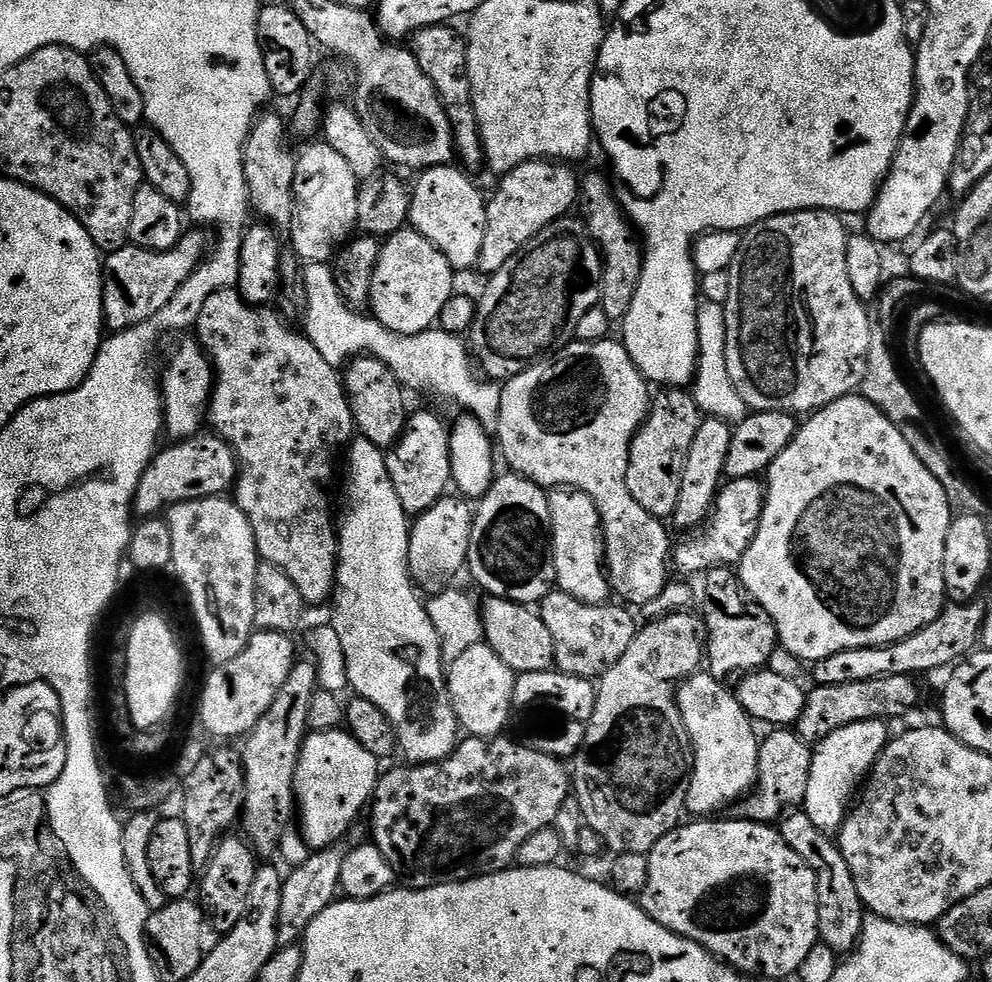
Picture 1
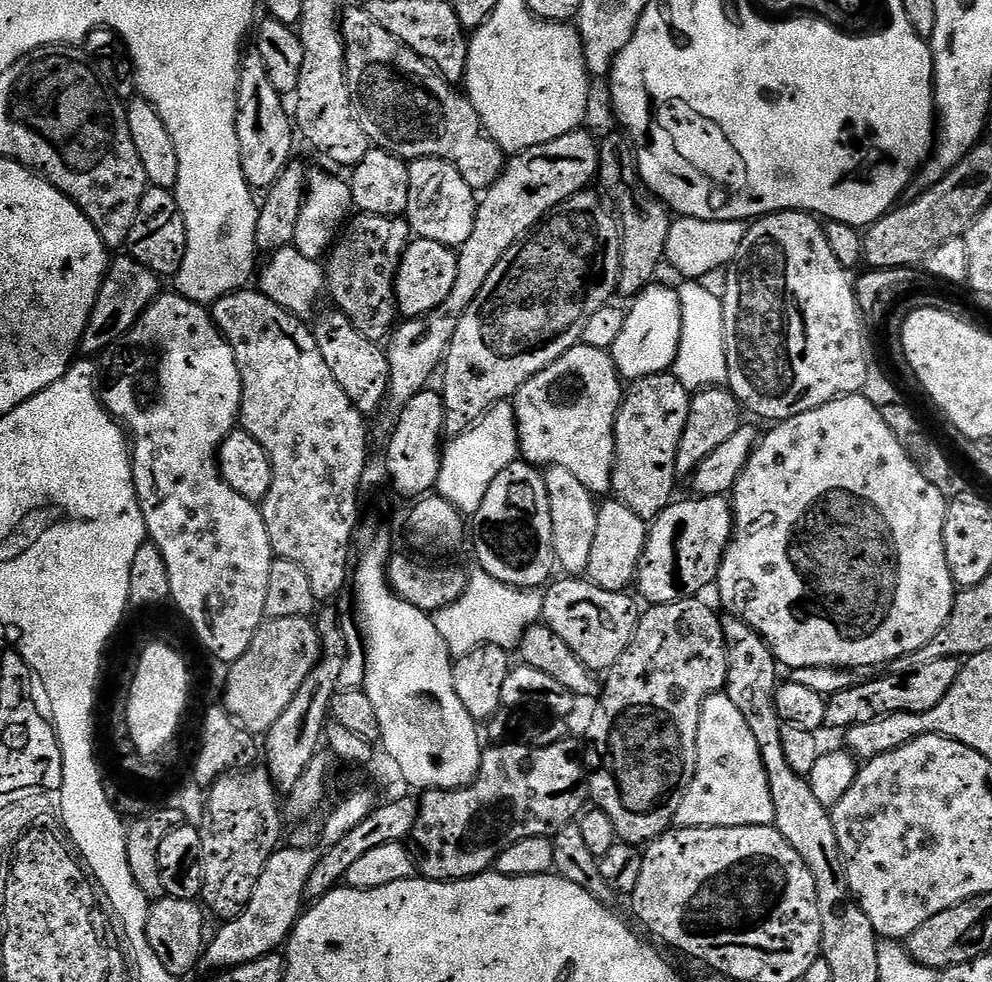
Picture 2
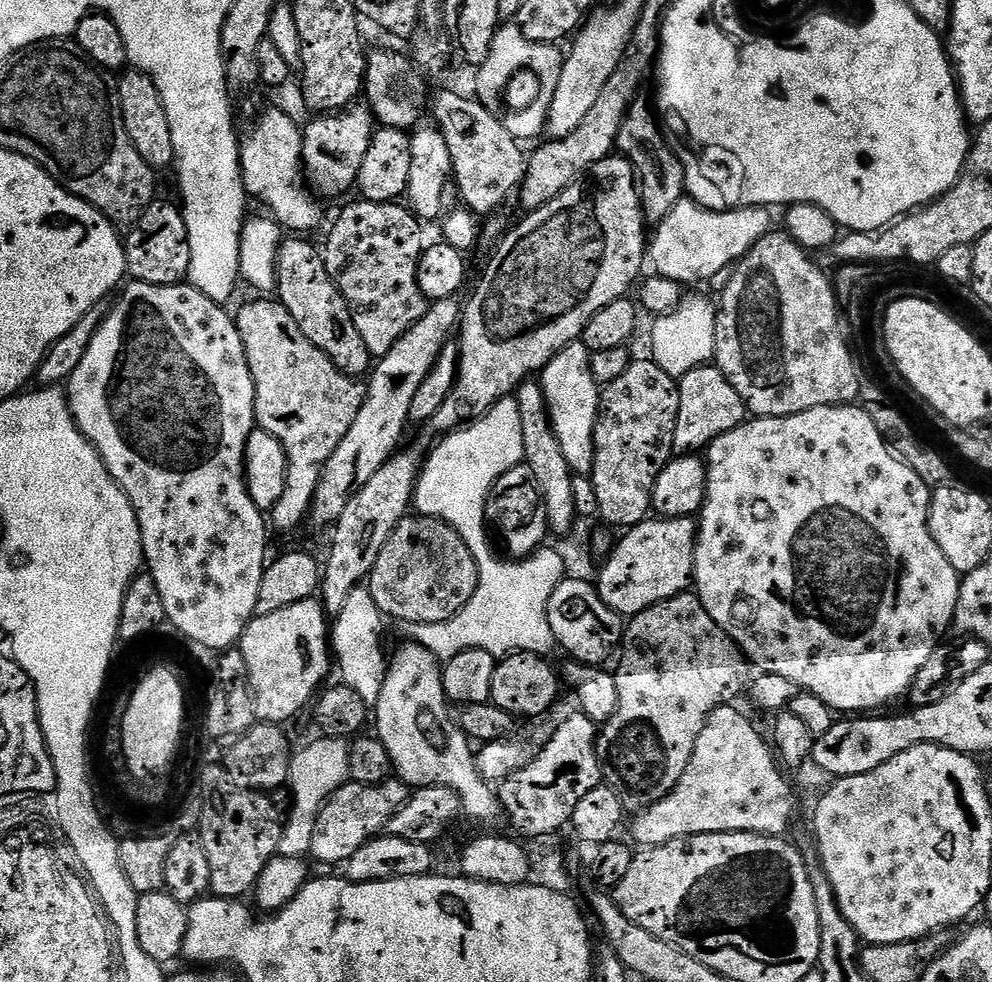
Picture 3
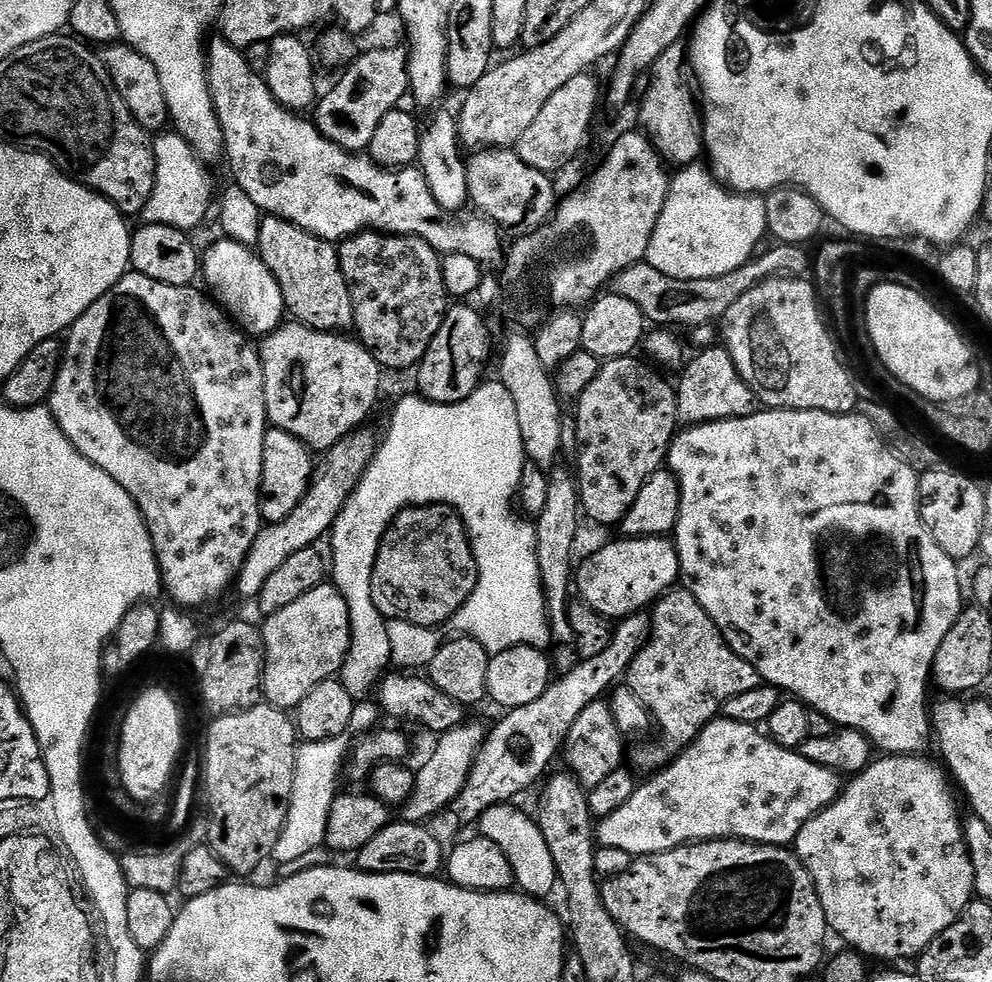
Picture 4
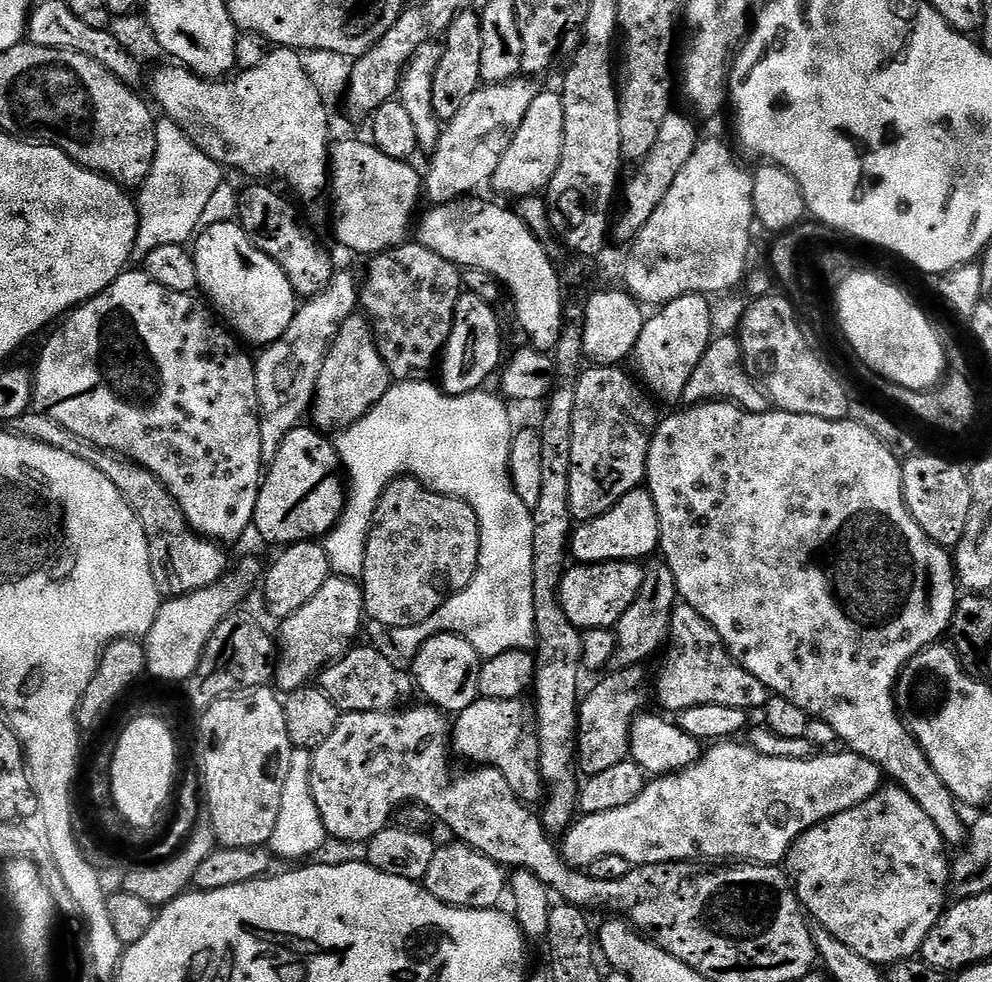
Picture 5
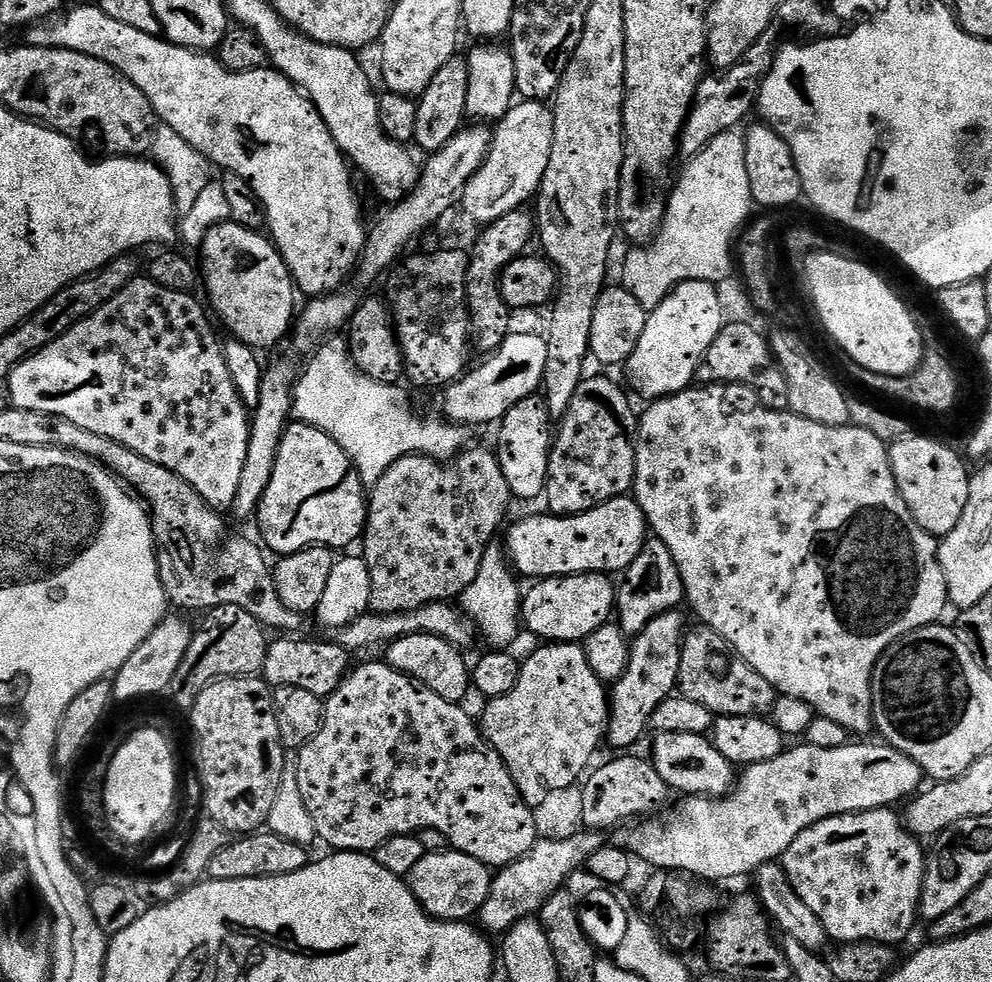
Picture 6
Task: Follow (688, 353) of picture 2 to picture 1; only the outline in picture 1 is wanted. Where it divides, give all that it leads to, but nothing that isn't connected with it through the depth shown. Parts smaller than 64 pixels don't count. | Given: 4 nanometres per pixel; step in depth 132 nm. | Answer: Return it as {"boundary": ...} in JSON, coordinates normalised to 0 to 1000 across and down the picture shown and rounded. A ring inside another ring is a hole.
{"boundary":[[[711,304],[704,316],[704,369],[702,385],[696,392],[698,404],[711,425],[731,428],[736,433],[746,432],[756,423],[753,409],[744,401],[740,389],[736,389],[736,377],[732,377],[732,320],[729,309]]]}

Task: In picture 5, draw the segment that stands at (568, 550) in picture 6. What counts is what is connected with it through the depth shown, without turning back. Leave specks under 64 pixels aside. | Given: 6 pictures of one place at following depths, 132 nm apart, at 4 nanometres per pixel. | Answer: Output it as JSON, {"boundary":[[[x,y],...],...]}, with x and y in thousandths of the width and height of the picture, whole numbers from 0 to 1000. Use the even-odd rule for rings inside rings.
{"boundary":[[[646,495],[635,499],[635,503],[631,503],[623,512],[615,515],[611,523],[582,533],[575,551],[575,566],[578,571],[587,574],[610,574],[616,570],[649,572],[664,556],[663,515],[659,513],[659,507],[653,502],[652,496]]]}

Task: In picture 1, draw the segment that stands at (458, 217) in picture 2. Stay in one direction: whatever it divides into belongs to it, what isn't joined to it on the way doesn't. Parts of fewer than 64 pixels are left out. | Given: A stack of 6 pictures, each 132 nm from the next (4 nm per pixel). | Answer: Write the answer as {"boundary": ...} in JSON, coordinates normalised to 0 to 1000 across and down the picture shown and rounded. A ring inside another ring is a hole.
{"boundary":[[[460,169],[432,171],[422,176],[423,184],[420,185],[419,191],[417,187],[414,192],[414,231],[425,237],[455,267],[457,274],[460,275],[464,275],[464,273],[479,274],[483,270],[486,259],[486,242],[490,242],[490,218],[492,217],[490,200],[480,192],[480,187],[474,180],[467,179],[467,177],[472,178]]]}

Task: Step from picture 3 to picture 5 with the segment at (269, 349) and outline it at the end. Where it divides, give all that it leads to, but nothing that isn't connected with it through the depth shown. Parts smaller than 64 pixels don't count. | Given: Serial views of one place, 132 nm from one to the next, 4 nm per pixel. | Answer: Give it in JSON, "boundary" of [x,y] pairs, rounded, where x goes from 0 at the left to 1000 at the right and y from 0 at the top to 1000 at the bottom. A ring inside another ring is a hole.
{"boundary":[[[360,320],[349,324],[331,357],[329,369],[325,369],[319,406],[313,416],[314,431],[328,442],[342,442],[364,428],[393,398],[396,390],[389,369],[385,369],[385,360],[381,360],[375,329],[370,322]]]}

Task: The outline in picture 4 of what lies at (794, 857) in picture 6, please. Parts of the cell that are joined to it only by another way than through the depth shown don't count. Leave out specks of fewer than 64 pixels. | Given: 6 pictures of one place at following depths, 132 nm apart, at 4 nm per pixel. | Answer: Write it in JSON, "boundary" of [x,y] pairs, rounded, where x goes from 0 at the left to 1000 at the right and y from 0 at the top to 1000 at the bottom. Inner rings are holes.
{"boundary":[[[891,768],[886,772],[858,791],[840,819],[810,838],[802,850],[800,867],[821,898],[836,946],[844,949],[856,966],[880,979],[918,979],[980,920],[982,886],[972,860],[972,839],[960,812],[961,799],[953,783],[931,774],[935,772],[930,769]]]}

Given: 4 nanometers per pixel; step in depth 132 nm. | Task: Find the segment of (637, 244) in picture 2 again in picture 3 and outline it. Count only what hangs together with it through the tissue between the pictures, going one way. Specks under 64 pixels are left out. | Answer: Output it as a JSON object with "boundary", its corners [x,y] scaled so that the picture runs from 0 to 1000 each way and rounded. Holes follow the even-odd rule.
{"boundary":[[[642,100],[635,108],[635,112],[627,124],[627,132],[623,132],[621,151],[624,158],[630,159],[641,172],[642,180],[644,180],[645,205],[649,211],[649,222],[654,229],[660,230],[666,228],[671,222],[671,218],[675,218],[675,214],[679,214],[679,210],[683,210],[685,204],[691,203],[692,192],[690,170],[685,160],[675,150],[674,144],[667,133],[667,126],[659,113],[658,103],[649,101]]]}

